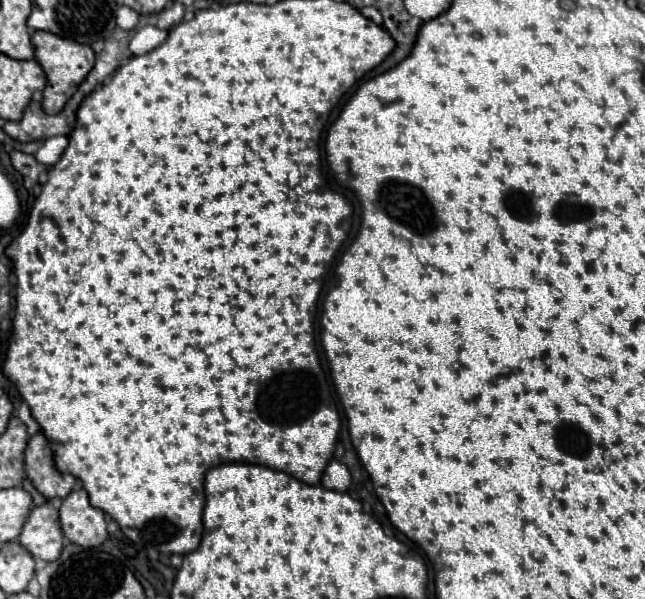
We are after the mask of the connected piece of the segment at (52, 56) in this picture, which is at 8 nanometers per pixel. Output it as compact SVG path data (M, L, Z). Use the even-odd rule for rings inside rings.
M35 32L31 36L31 44L35 48L35 60L41 64L45 76L47 76L47 86L43 90L43 100L41 100L41 108L47 114L57 114L65 102L73 96L73 92L77 90L77 86L83 82L83 78L89 74L89 70L95 64L95 54L91 50L91 46L85 44L77 44L73 40L65 40L59 38L55 34L49 32Z

